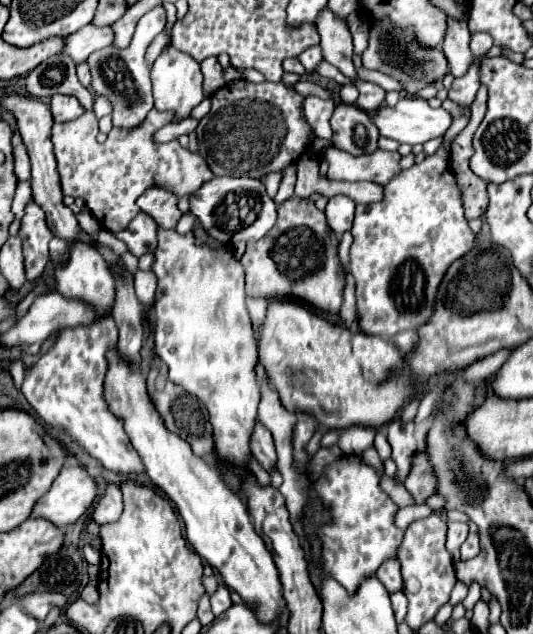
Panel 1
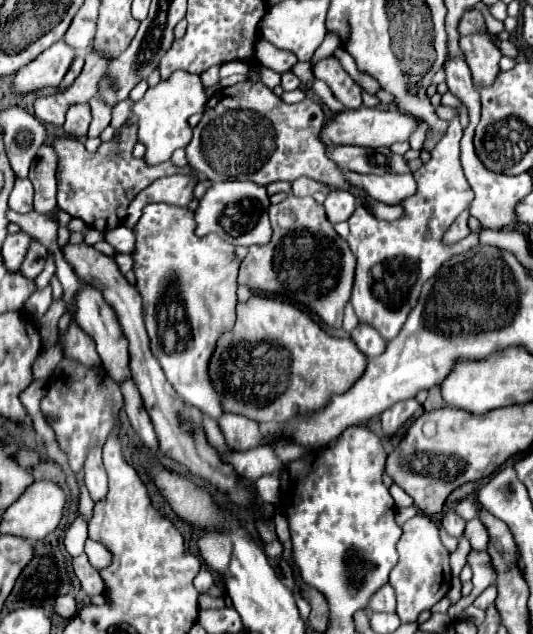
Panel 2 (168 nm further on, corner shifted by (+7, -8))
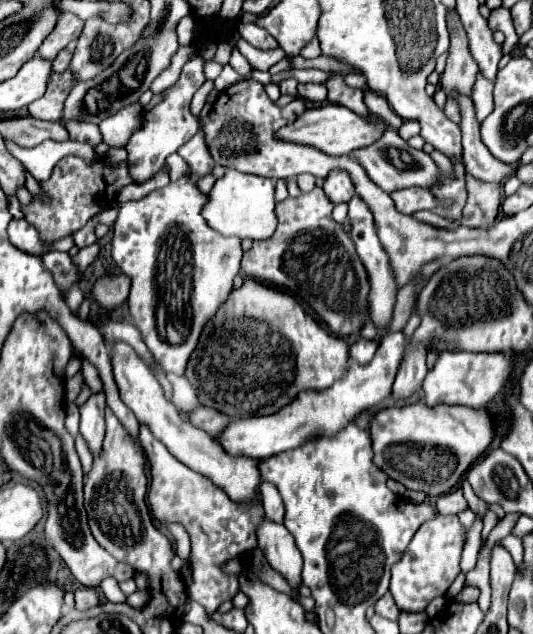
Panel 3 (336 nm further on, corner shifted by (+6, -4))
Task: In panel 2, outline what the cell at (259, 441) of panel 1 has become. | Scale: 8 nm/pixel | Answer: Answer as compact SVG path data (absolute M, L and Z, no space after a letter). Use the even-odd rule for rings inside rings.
M222 414L218 418L218 426L220 432L224 434L226 446L230 446L232 450L248 450L260 446L262 432L258 424L250 418L238 414Z

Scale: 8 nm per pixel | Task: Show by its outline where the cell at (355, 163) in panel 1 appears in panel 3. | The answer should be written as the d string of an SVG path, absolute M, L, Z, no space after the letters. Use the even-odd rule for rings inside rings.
M403 188L401 192L391 192L389 196L391 196L391 200L395 202L397 210L403 212L403 214L413 214L413 212L417 212L417 210L441 210L441 208L445 208L445 204L449 204L449 202L437 200L427 188L407 188L407 190Z

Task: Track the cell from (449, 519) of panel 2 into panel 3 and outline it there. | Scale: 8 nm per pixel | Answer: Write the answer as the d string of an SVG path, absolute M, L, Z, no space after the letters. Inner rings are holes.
M457 488L457 490L449 492L449 494L439 496L435 506L437 506L439 514L459 514L459 512L467 510L467 502L463 498L463 490L461 488Z

